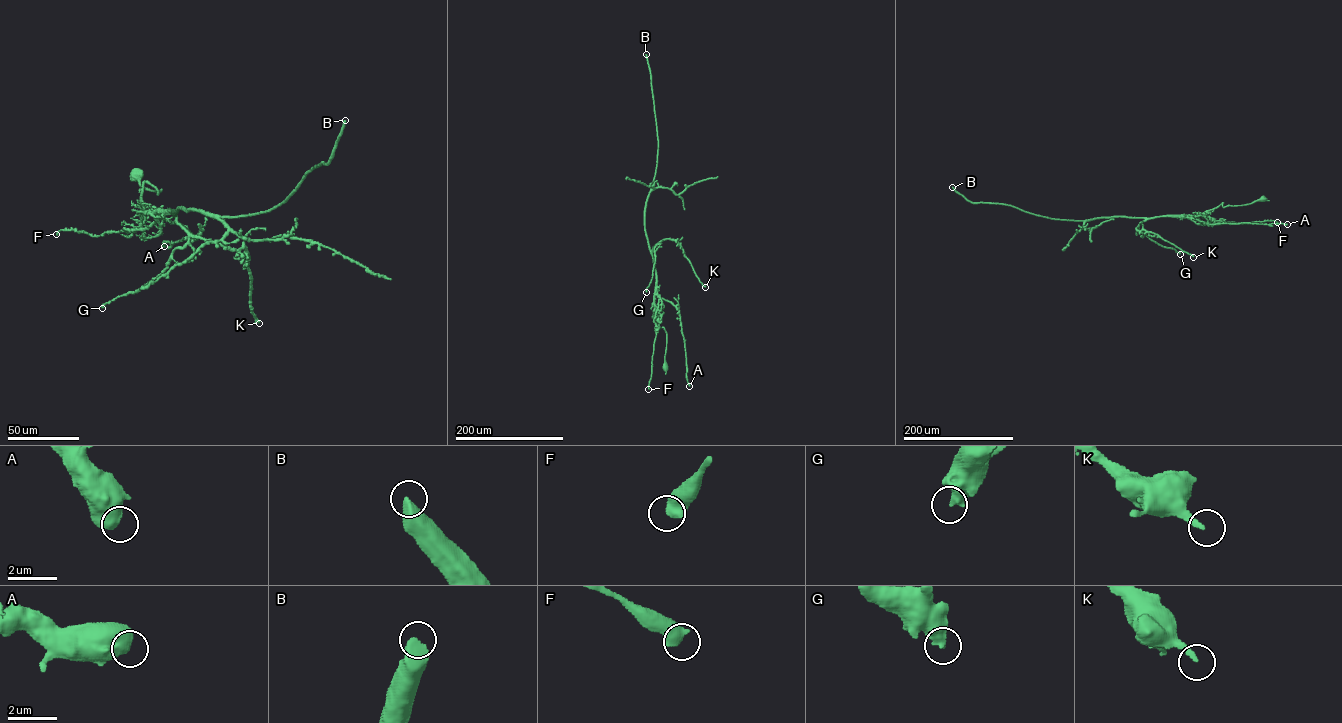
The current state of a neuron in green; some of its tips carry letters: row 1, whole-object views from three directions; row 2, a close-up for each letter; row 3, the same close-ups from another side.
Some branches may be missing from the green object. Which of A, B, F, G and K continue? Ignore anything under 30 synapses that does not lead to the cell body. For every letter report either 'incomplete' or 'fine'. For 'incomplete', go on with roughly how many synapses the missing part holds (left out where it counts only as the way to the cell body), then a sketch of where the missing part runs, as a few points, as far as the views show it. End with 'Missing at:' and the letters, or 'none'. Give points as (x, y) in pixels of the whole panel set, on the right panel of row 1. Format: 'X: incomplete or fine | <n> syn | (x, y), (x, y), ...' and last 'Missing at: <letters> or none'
A: fine
B: incomplete | 300 syn
F: fine
G: fine
K: fine
Missing at: B

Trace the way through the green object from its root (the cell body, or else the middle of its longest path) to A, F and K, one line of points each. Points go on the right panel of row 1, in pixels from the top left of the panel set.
A: (1262, 199), (1224, 207), (1222, 202), (1200, 214), (1183, 215), (1209, 224), (1287, 224)
F: (1262, 199), (1224, 207), (1222, 202), (1200, 214), (1183, 215), (1207, 222), (1277, 222)
K: (1262, 199), (1224, 207), (1222, 202), (1193, 216), (1152, 218), (1141, 221), (1136, 228), (1156, 234), (1193, 257)

